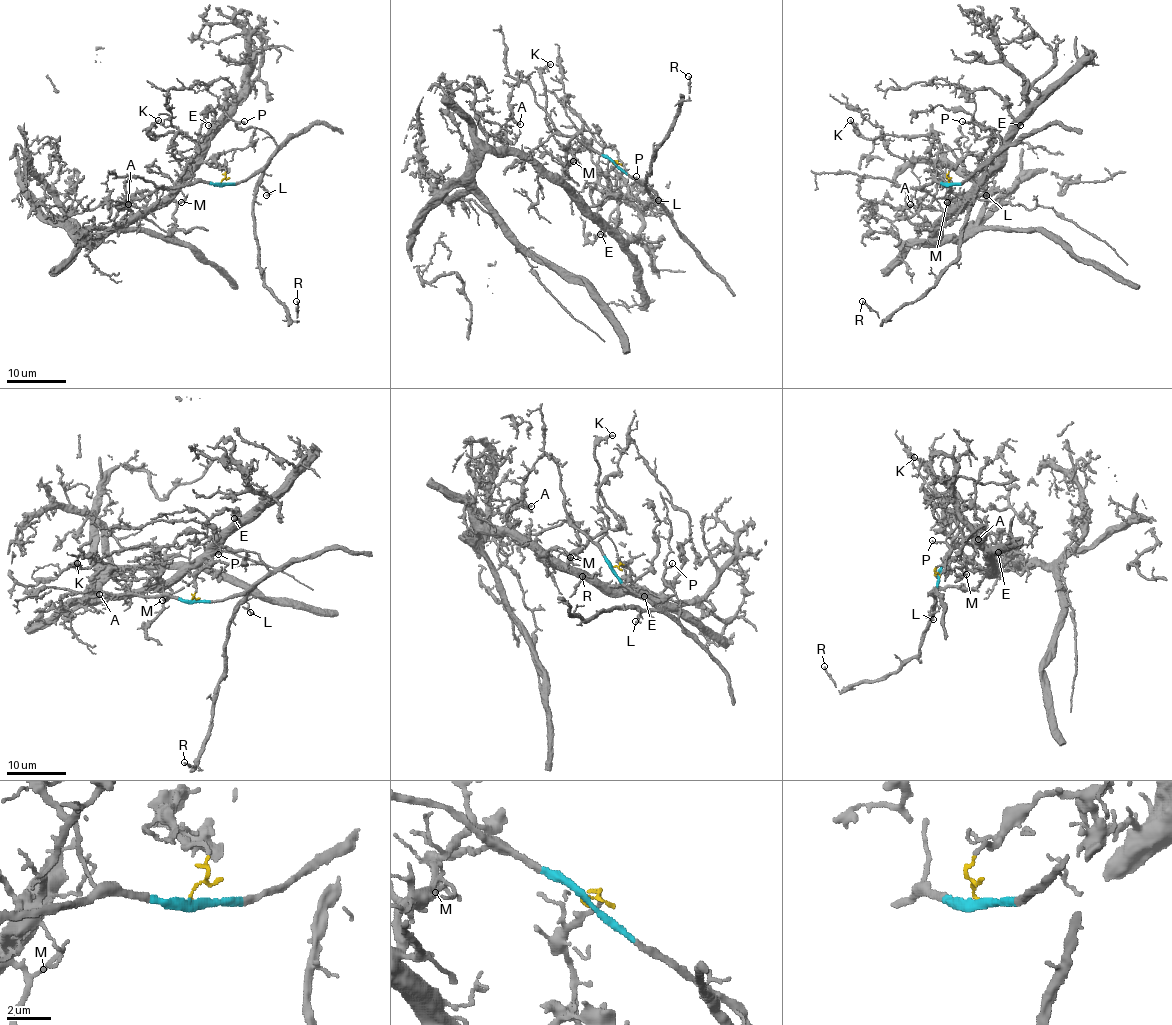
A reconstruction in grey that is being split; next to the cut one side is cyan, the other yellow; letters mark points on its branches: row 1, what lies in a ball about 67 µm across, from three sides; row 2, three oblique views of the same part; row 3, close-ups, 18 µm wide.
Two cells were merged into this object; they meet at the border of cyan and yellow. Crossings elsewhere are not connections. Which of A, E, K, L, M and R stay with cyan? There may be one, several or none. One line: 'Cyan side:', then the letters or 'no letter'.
Cyan side: L, R

